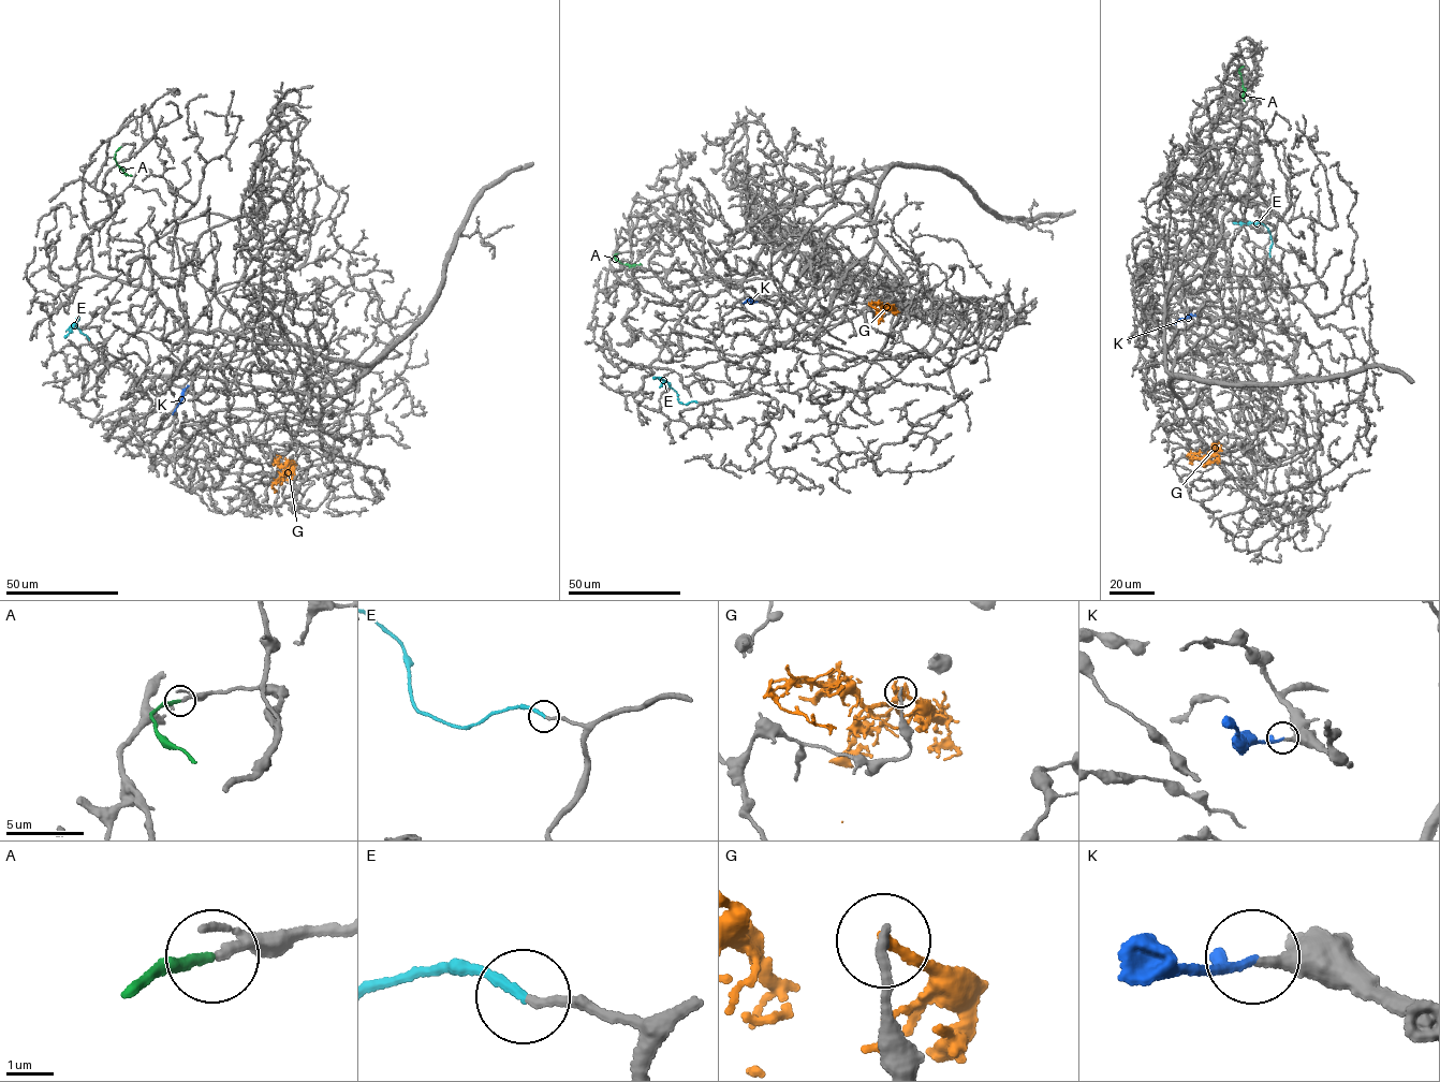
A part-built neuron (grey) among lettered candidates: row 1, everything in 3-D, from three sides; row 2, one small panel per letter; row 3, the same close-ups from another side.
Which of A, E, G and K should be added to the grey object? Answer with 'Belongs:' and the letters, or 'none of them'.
Belongs: A, E, K

